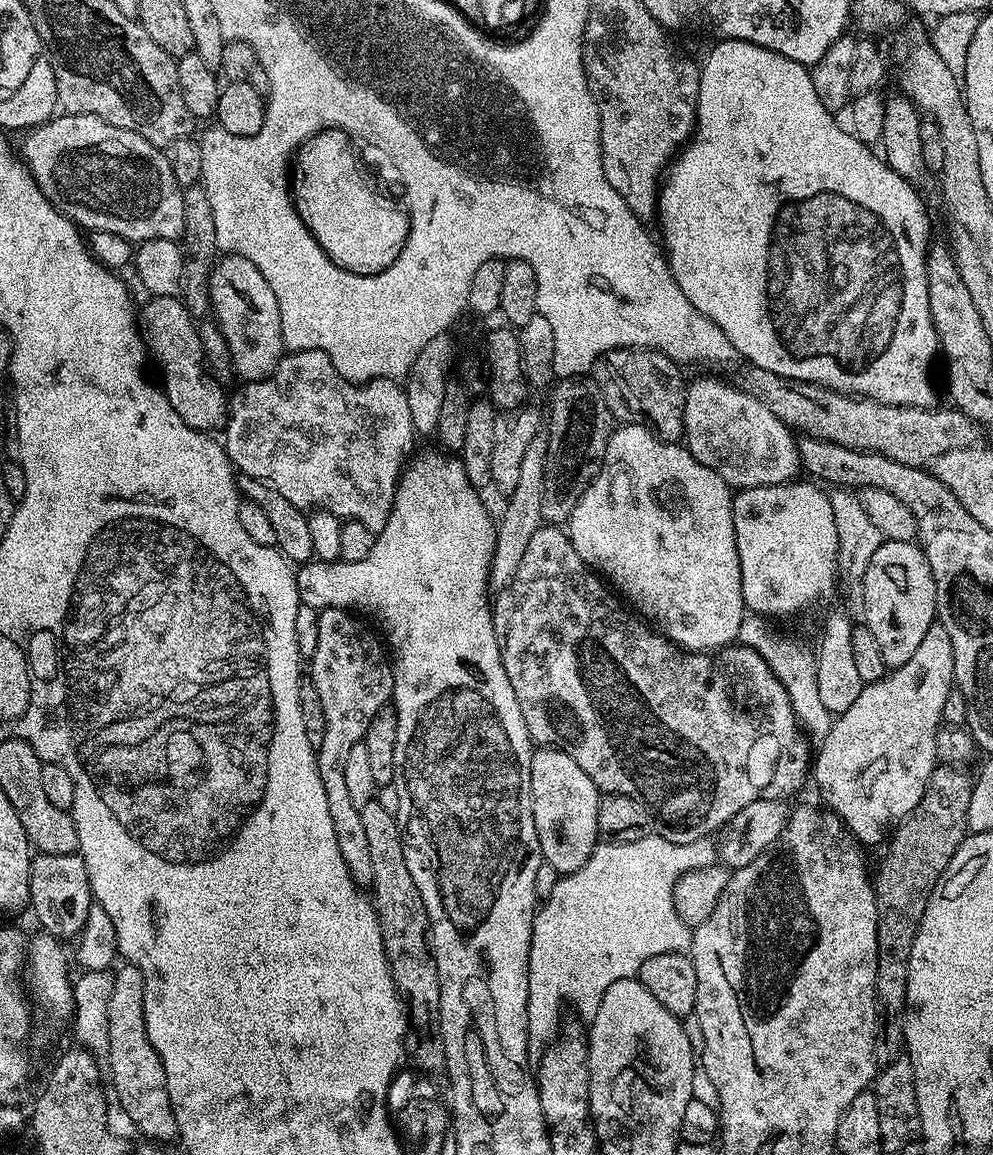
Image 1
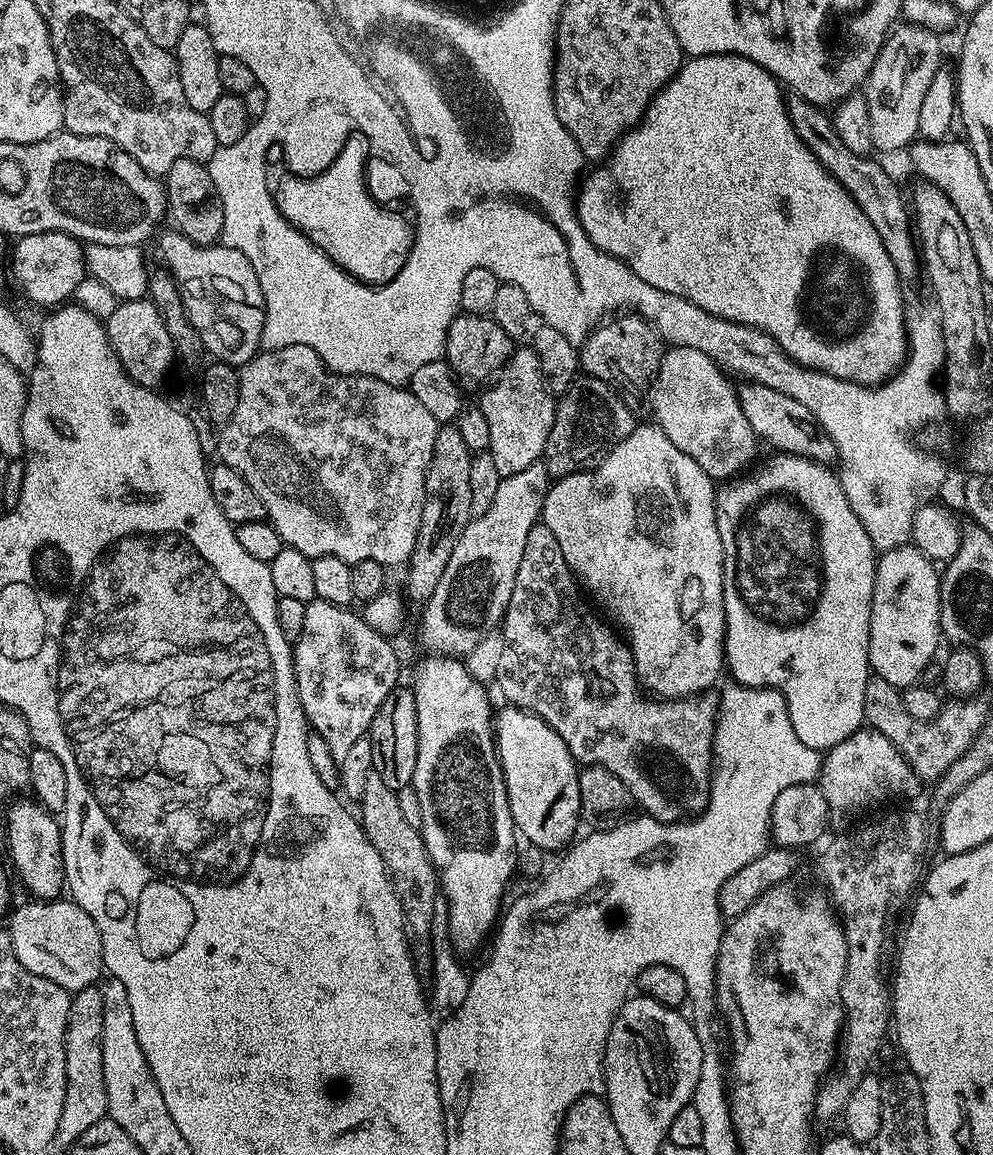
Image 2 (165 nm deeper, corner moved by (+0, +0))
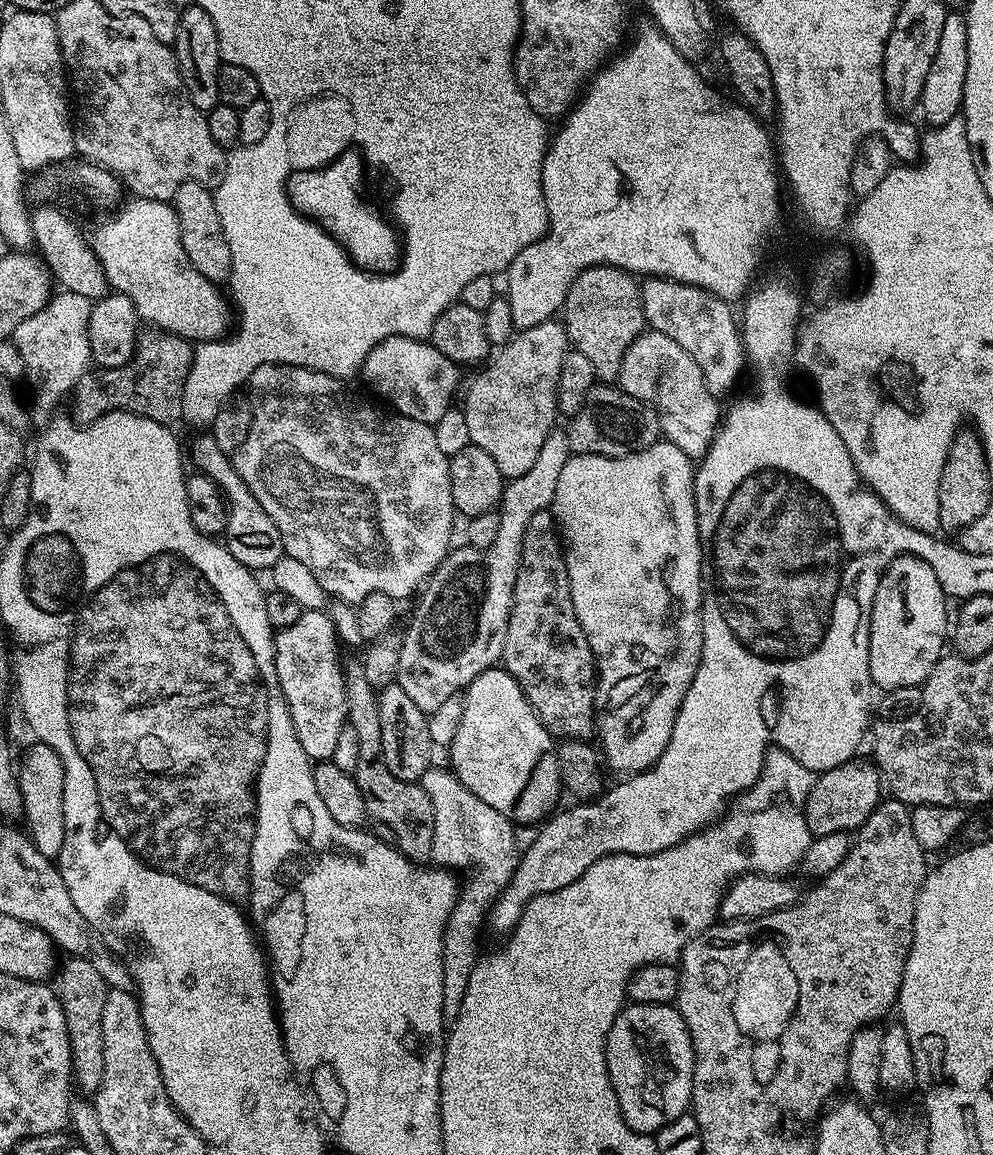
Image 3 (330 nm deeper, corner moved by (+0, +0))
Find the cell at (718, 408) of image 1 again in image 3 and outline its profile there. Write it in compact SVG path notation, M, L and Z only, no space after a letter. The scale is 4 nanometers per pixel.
M651 330L640 335L630 350L626 350L618 387L620 391L656 409L663 439L678 446L678 450L682 450L682 454L689 456L693 462L704 459L720 426L721 401L710 394L706 378L702 378L702 370L698 370L698 362L694 362L694 358L690 358L690 354L686 354L674 338L666 338L666 334Z

